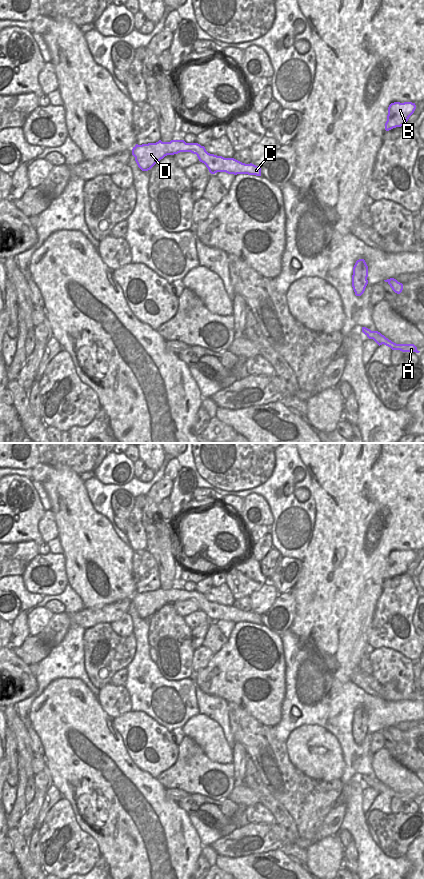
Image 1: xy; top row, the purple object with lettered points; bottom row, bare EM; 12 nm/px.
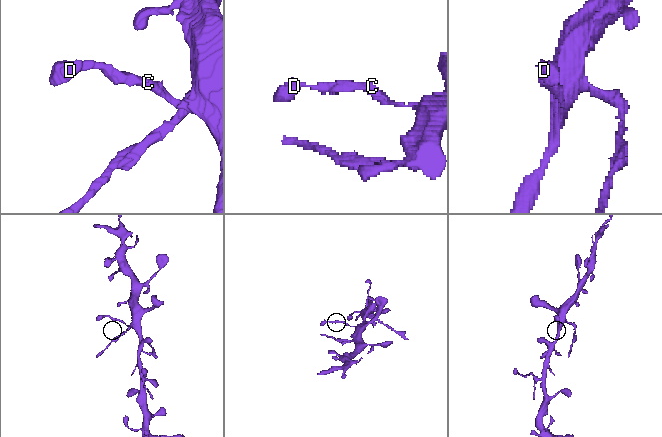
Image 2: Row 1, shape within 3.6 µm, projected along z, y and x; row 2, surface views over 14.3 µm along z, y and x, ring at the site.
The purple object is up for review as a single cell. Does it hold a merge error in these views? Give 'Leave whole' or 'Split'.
Leave whole.

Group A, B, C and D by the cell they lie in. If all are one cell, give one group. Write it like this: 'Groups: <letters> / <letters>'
Groups: A B C D.

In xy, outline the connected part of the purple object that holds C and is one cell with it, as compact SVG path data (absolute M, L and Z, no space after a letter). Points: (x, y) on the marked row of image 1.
M171 140L170 142L136 144L132 149L132 155L138 167L142 171L150 170L157 162L167 155L180 152L191 152L196 154L199 161L204 163L211 174L226 172L228 174L248 174L261 176L261 167L252 163L245 164L234 158L224 158L210 154L204 146L198 143L186 143L184 140Z

